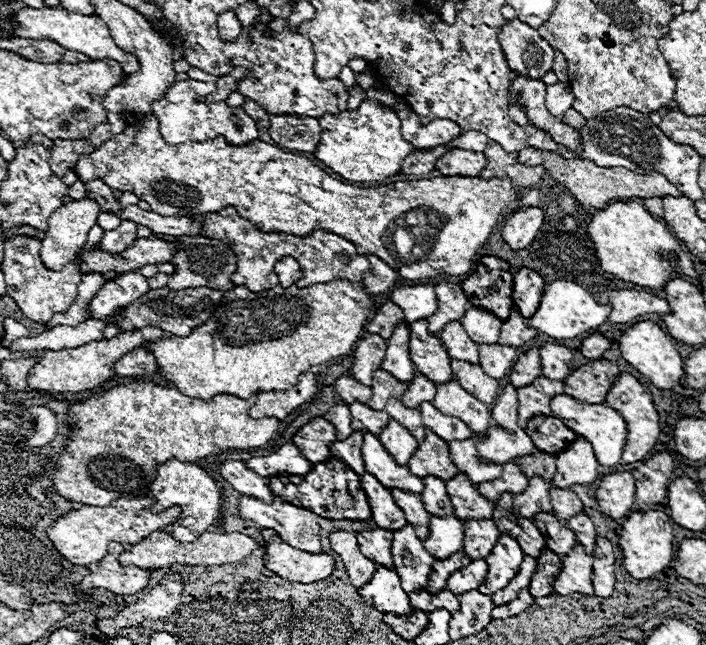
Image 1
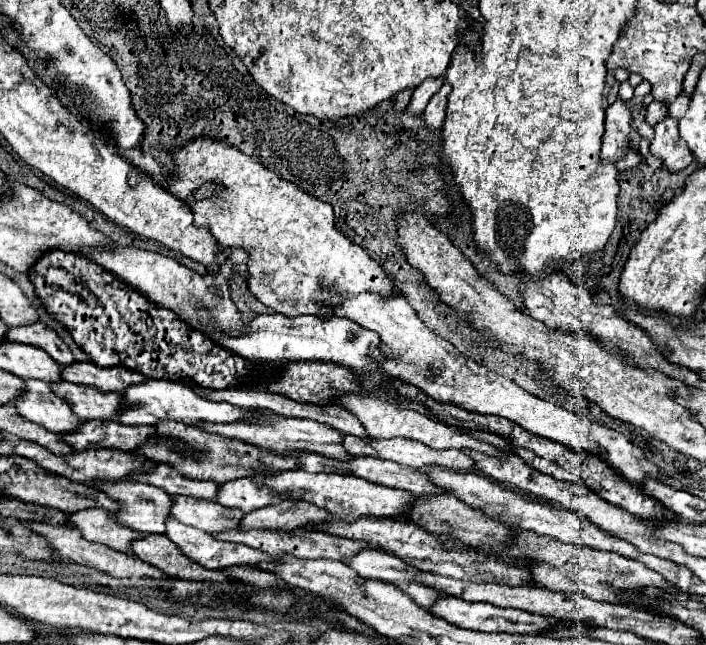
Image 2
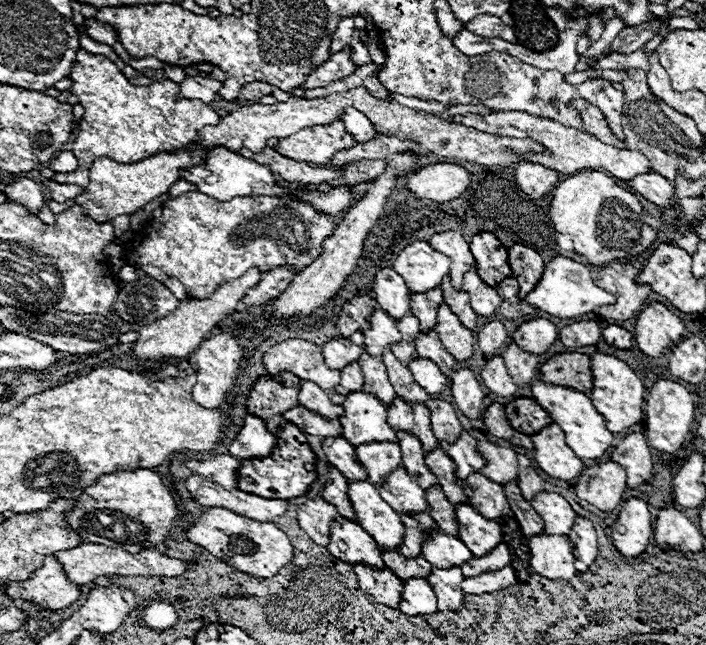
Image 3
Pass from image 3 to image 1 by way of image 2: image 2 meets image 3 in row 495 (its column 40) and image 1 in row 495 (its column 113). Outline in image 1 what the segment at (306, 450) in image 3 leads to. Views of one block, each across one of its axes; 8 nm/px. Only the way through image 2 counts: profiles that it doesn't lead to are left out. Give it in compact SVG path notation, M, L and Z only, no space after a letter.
M330 458L328 462L314 464L310 474L306 476L290 476L290 484L282 482L278 476L268 478L268 486L274 496L280 500L290 500L292 504L298 504L302 508L310 508L310 512L318 512L322 518L332 518L332 520L368 520L370 518L370 506L368 498L360 488L360 476L354 476L346 464Z

